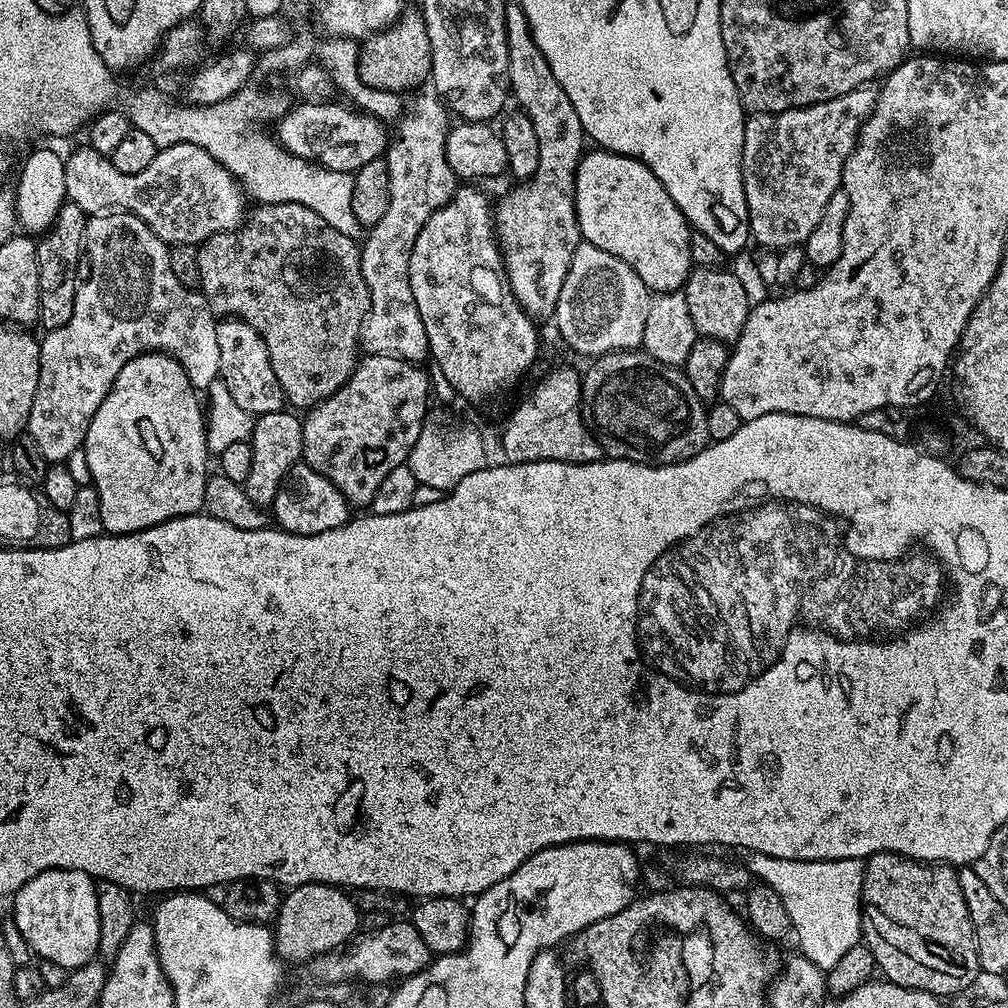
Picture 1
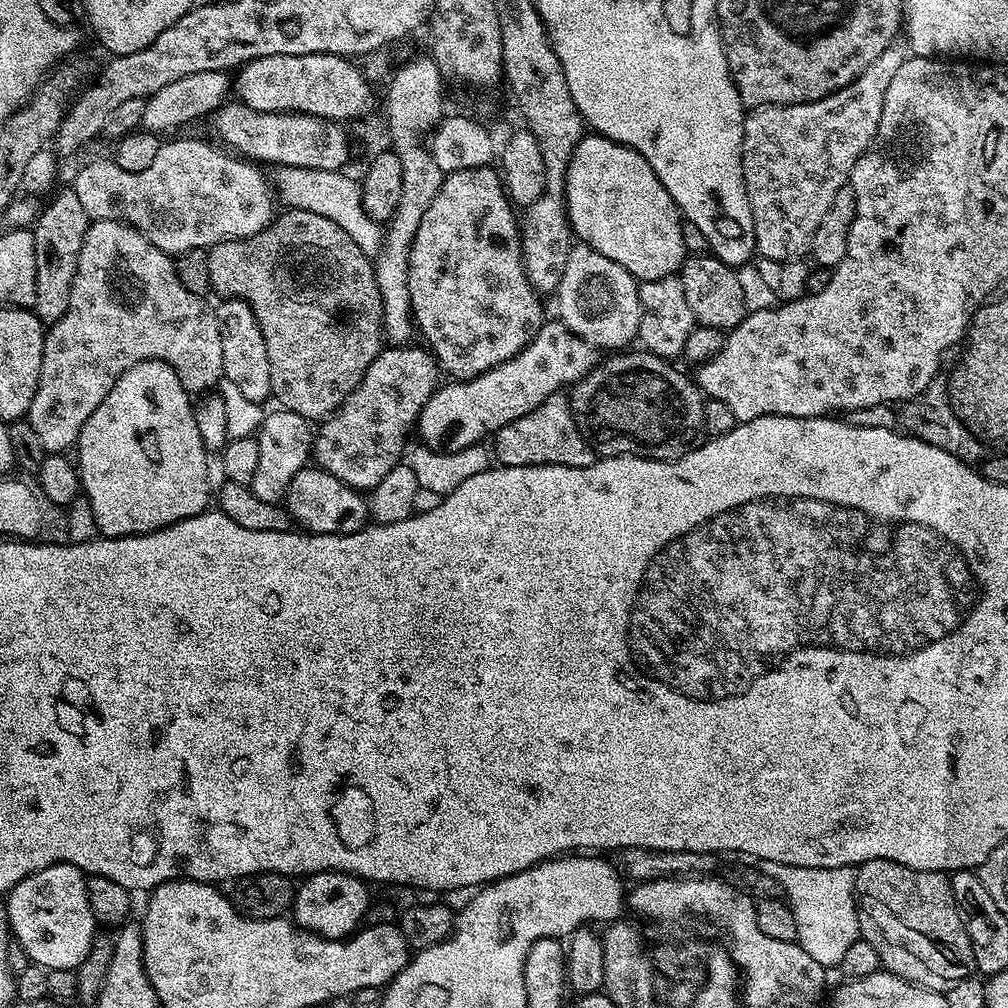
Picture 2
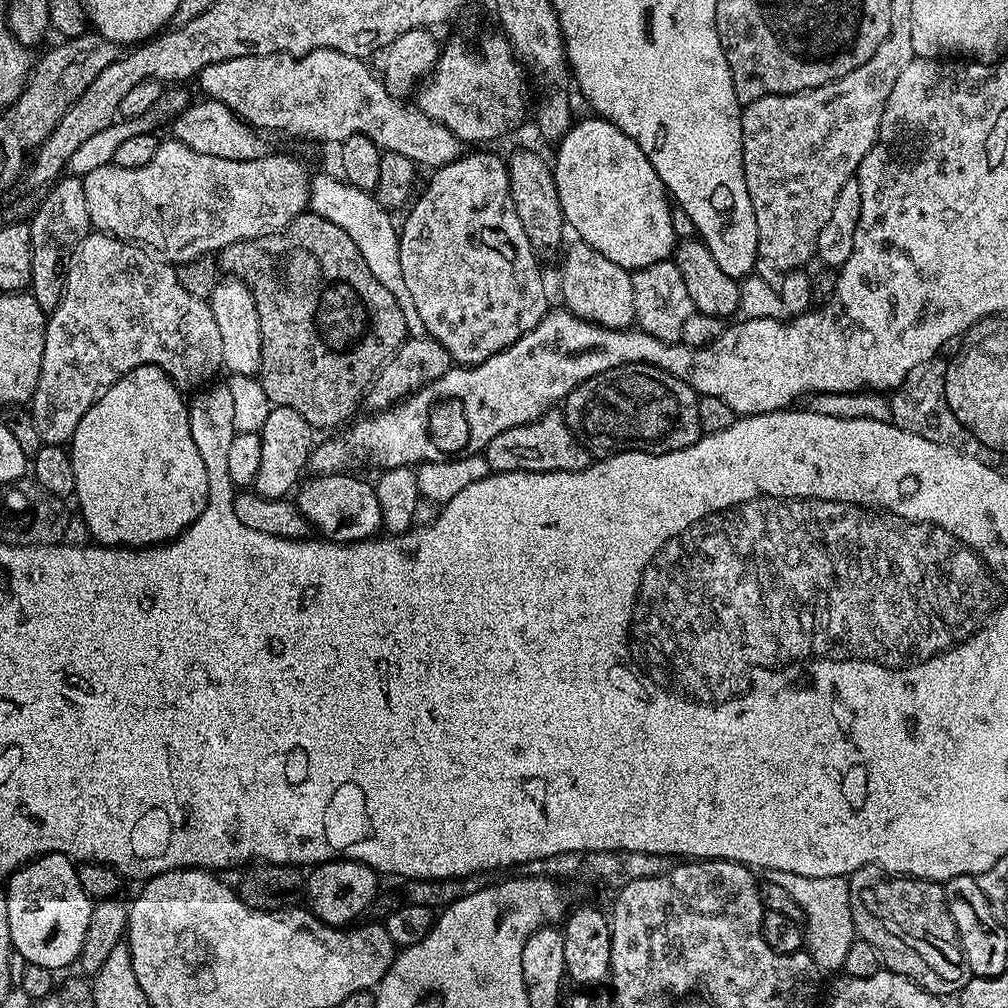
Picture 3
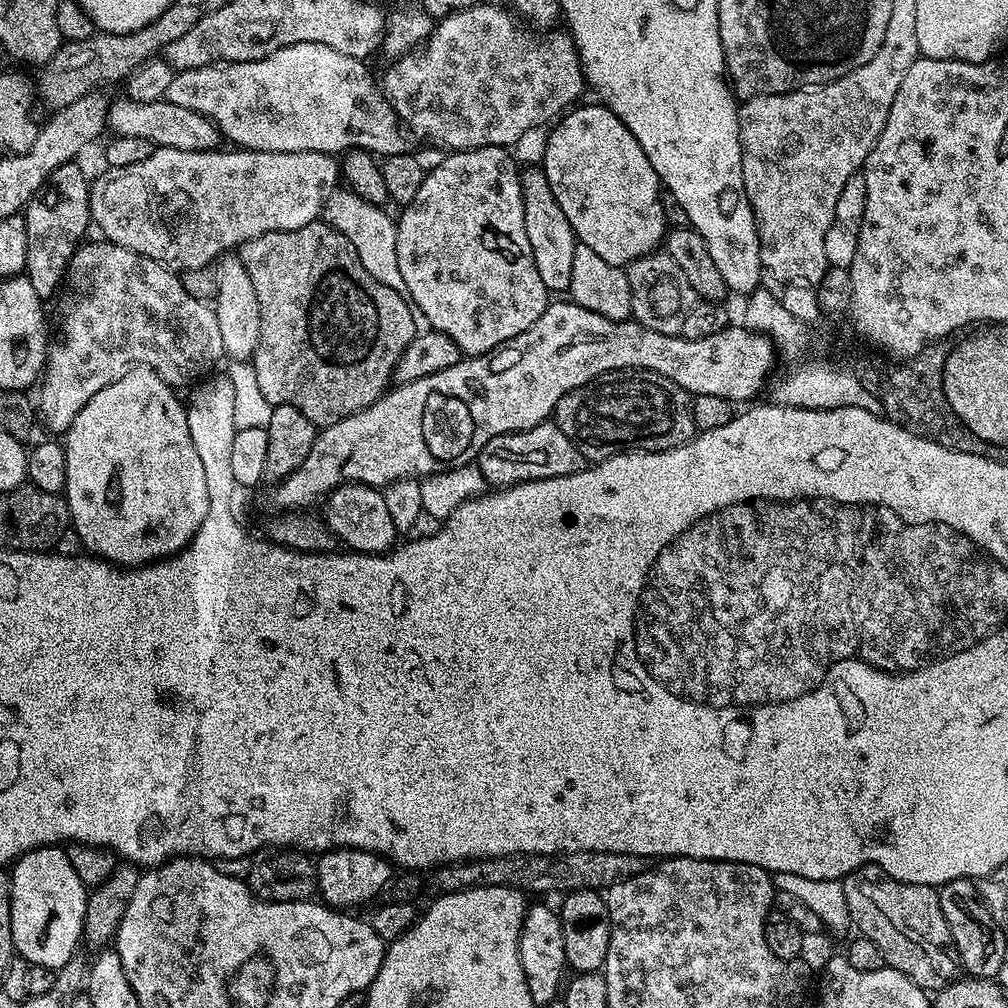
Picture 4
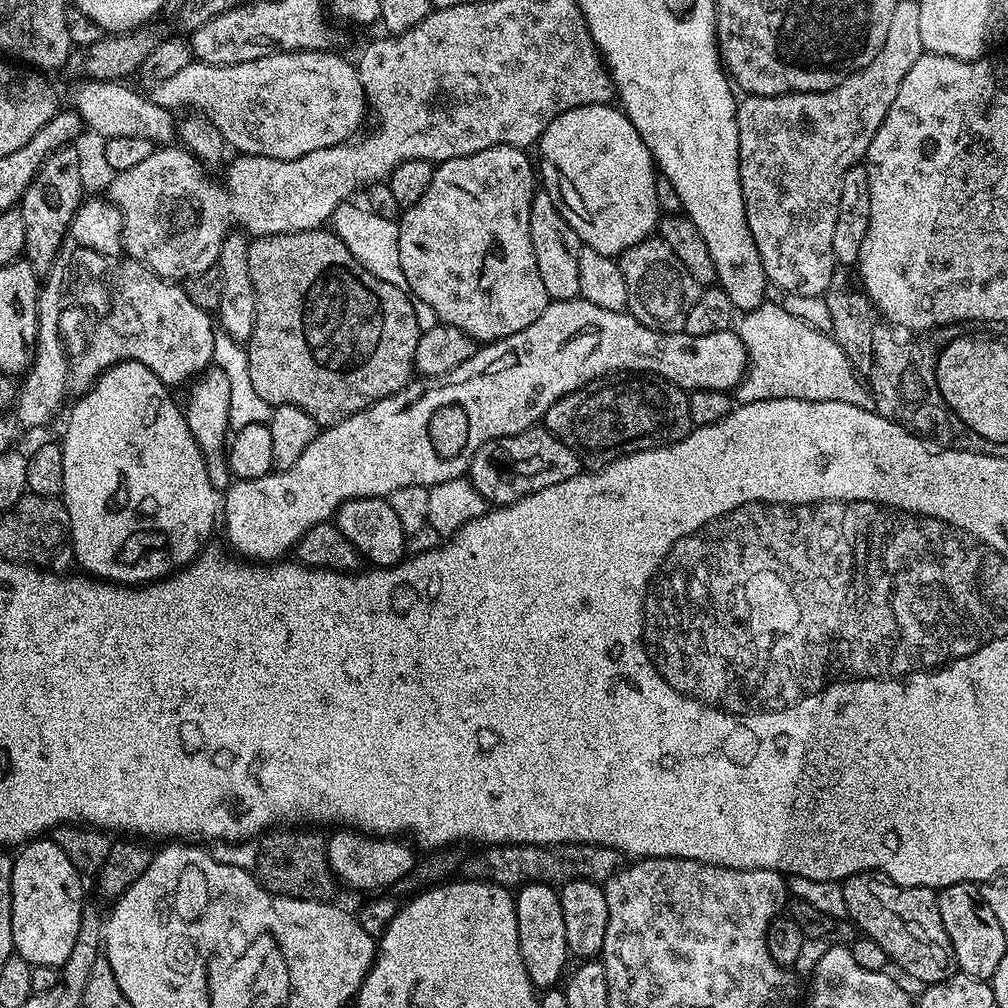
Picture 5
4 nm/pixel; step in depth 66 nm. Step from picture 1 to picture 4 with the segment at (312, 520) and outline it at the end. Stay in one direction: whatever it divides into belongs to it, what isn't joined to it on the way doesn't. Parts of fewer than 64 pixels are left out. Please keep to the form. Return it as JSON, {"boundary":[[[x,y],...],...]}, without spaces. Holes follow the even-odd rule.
{"boundary":[[[342,483],[322,501],[322,518],[345,549],[354,552],[389,551],[397,543],[398,533],[386,507],[383,491],[371,484]]]}

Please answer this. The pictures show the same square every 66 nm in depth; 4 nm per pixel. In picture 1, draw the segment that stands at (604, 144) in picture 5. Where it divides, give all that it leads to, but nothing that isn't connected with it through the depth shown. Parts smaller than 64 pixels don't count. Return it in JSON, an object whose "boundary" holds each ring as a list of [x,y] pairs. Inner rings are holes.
{"boundary":[[[585,151],[576,167],[576,221],[583,243],[598,246],[598,250],[606,250],[606,254],[614,254],[614,258],[622,258],[622,262],[642,278],[649,293],[679,292],[688,281],[694,267],[688,241],[693,229],[682,210],[678,210],[674,198],[666,194],[662,182],[658,182],[640,160],[617,152]]]}

